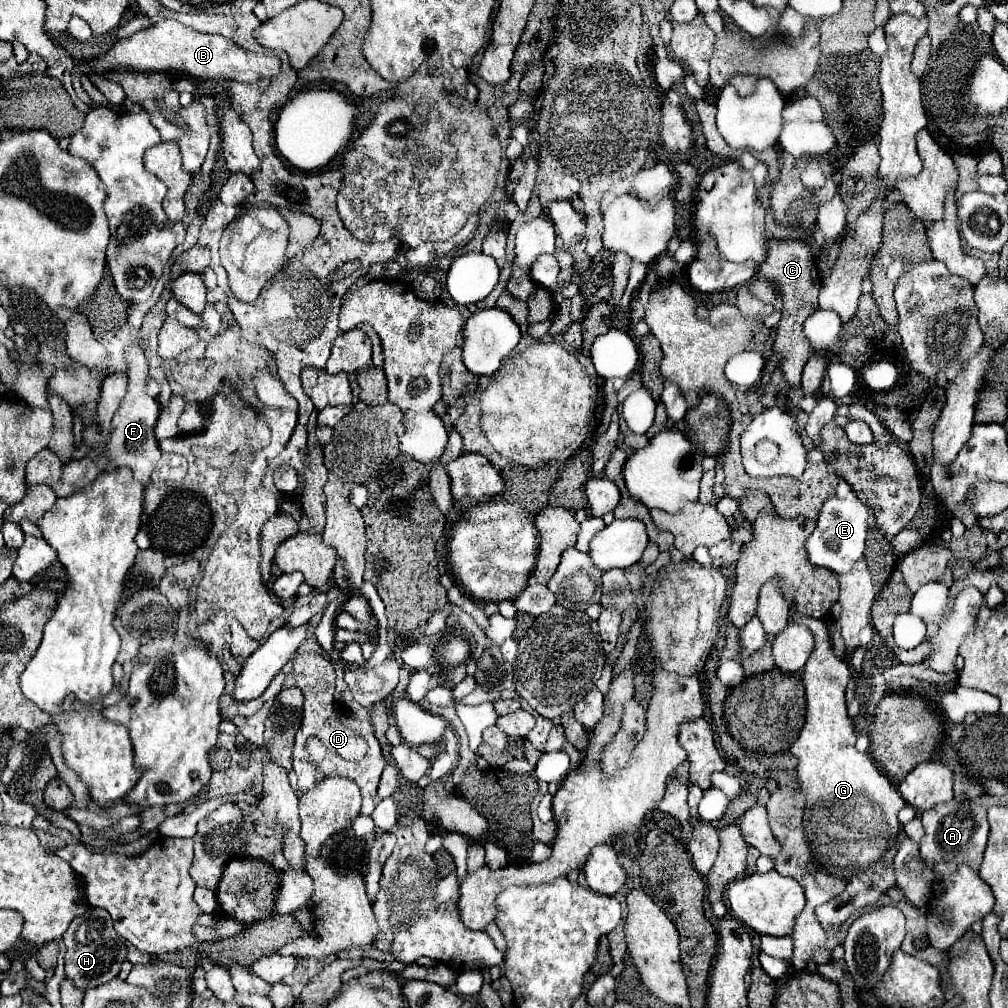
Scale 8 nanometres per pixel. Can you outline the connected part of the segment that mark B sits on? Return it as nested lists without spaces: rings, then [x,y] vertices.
[[[158,20],[154,26],[136,32],[126,40],[118,40],[106,56],[94,60],[96,70],[144,70],[144,72],[186,72],[198,78],[228,78],[244,84],[254,84],[262,78],[274,78],[280,72],[280,60],[276,54],[256,54],[240,48],[234,40],[216,34],[200,34],[178,20]]]

